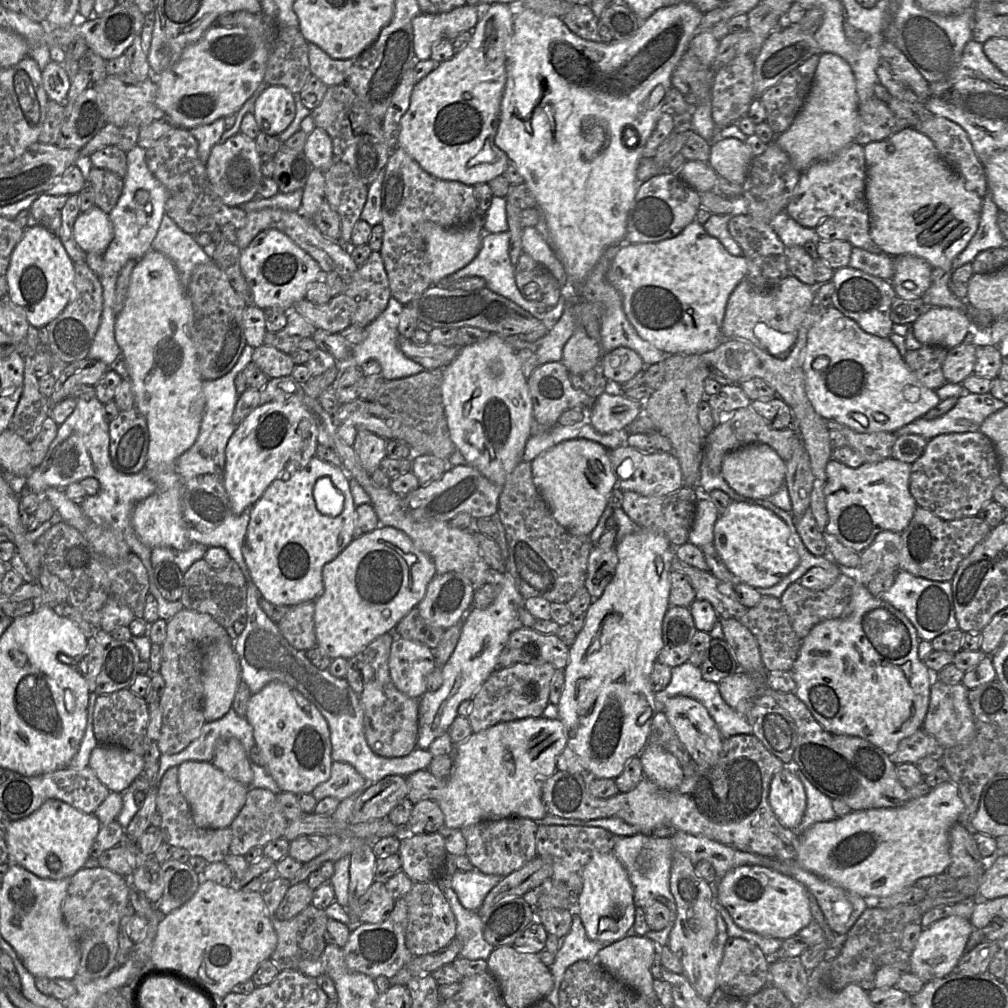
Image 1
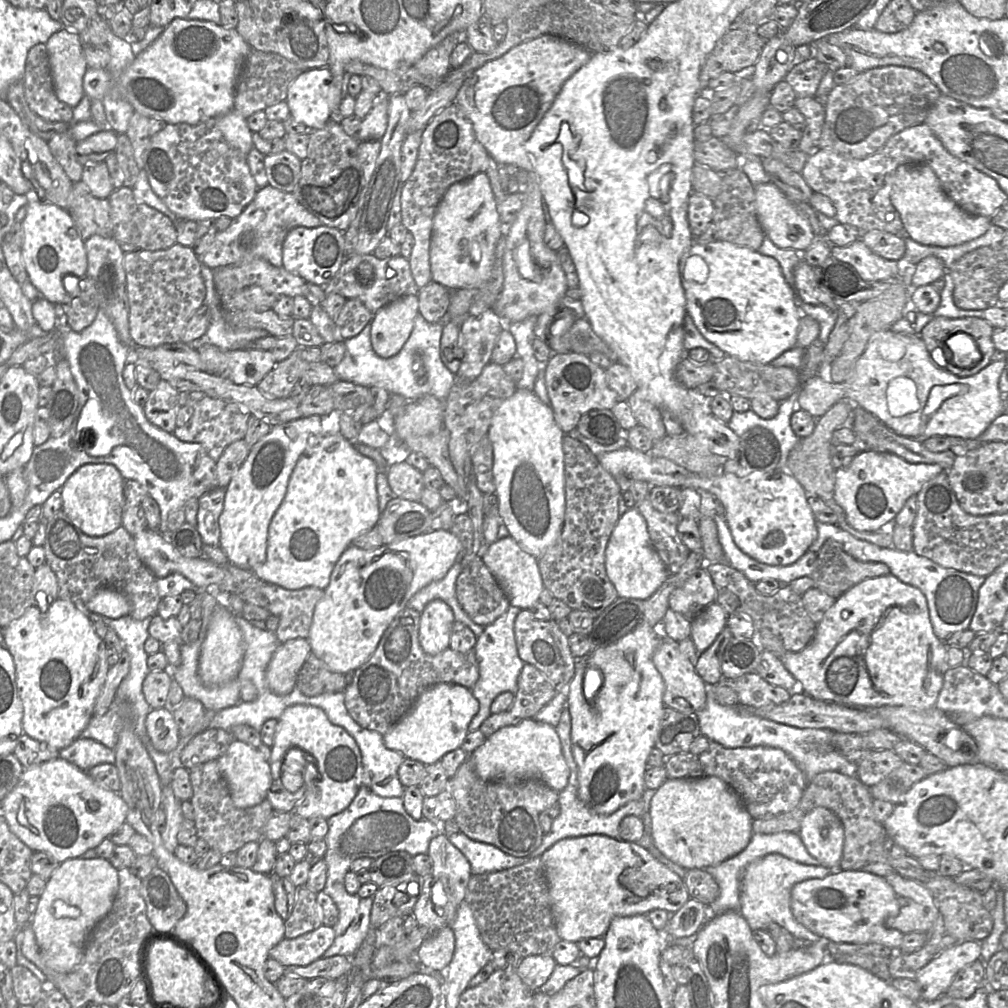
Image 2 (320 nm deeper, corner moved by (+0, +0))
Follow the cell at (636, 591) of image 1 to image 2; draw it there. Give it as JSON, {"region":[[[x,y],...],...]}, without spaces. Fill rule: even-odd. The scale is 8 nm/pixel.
{"region":[[[639,627],[617,642],[576,660],[566,702],[571,715],[571,747],[578,768],[579,797],[597,814],[611,814],[627,802],[640,799],[646,790],[644,775],[648,768],[647,760],[655,746],[665,708],[665,683],[653,662],[662,636],[658,628]],[[585,677],[596,678],[598,685],[598,690],[594,689],[594,696],[590,699],[585,696]]]}

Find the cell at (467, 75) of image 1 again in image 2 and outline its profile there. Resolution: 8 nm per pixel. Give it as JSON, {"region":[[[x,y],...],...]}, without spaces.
{"region":[[[538,36],[475,69],[461,86],[453,104],[469,119],[477,140],[492,160],[499,165],[514,164],[535,173],[532,158],[525,149],[526,142],[565,82],[591,56],[587,49],[563,38]]]}

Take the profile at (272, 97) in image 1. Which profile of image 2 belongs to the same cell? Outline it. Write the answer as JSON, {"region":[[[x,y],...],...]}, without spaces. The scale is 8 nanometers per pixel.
{"region":[[[323,67],[303,71],[289,85],[285,101],[288,104],[290,115],[312,131],[324,127],[331,113],[339,107],[342,99],[342,90],[333,84],[330,69]]]}

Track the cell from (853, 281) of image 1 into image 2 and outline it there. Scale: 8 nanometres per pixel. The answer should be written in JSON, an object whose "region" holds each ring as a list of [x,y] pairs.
{"region":[[[860,238],[847,246],[832,246],[830,255],[853,266],[865,281],[886,281],[899,274],[897,261],[875,254]]]}

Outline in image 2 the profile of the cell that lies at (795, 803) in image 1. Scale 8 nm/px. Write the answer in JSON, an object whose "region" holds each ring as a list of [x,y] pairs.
{"region":[[[815,807],[803,818],[798,832],[807,851],[811,856],[819,860],[822,866],[832,871],[838,870],[844,847],[844,827],[836,814],[824,807]]]}

